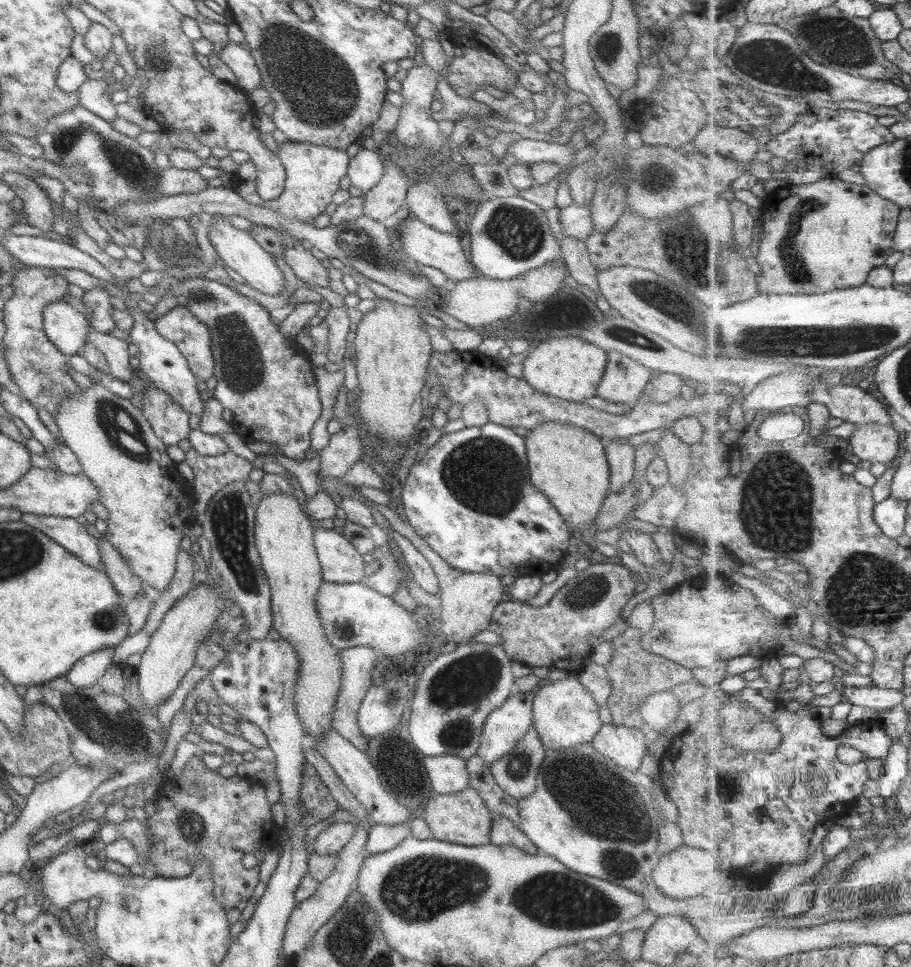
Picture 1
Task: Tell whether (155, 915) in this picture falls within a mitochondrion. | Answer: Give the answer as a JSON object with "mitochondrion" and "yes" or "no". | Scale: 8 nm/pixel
{"mitochondrion":"no"}

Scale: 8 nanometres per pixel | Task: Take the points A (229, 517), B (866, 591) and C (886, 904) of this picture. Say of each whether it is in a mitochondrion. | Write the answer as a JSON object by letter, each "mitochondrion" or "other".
{"A":"mitochondrion","B":"mitochondrion","C":"mitochondrion"}

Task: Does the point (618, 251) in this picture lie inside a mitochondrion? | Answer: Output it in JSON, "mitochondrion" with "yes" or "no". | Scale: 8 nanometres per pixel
{"mitochondrion":"no"}

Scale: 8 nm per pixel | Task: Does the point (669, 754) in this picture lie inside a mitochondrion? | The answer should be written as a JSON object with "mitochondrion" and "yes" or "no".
{"mitochondrion":"no"}

